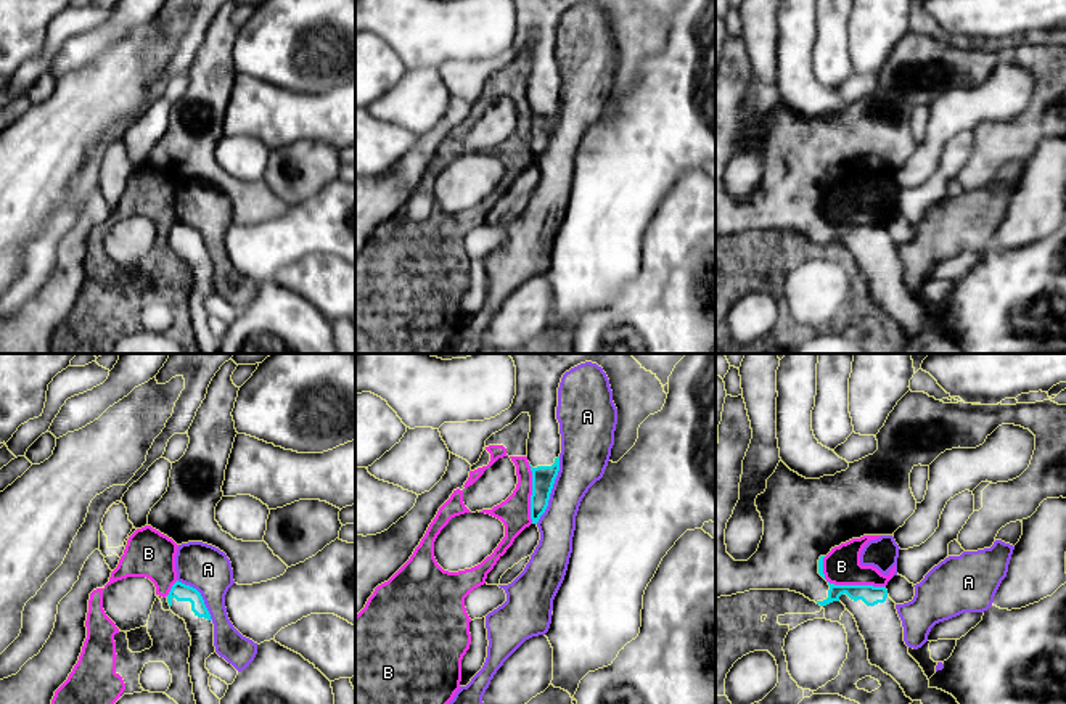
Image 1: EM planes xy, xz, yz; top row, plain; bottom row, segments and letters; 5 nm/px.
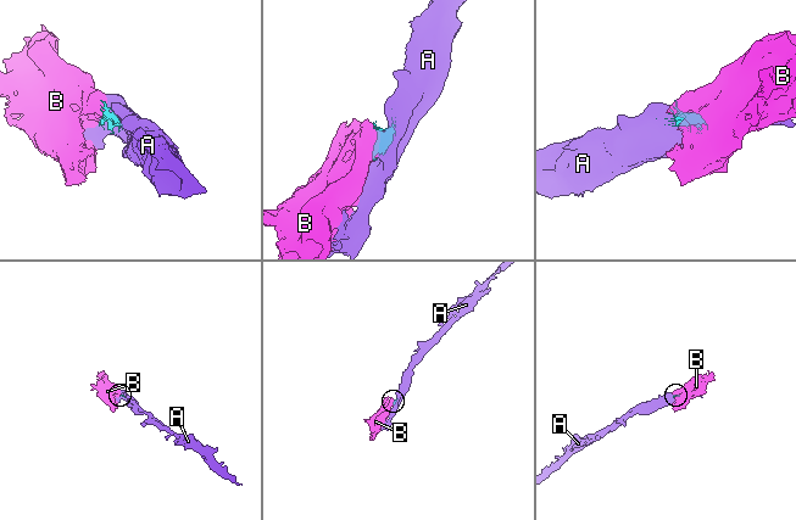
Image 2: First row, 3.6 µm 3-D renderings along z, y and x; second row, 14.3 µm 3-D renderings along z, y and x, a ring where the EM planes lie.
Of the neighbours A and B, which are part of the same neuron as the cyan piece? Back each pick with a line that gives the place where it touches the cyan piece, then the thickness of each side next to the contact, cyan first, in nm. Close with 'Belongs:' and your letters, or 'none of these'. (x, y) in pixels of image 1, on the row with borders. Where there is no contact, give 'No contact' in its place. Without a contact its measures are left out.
Belongs: none of these

